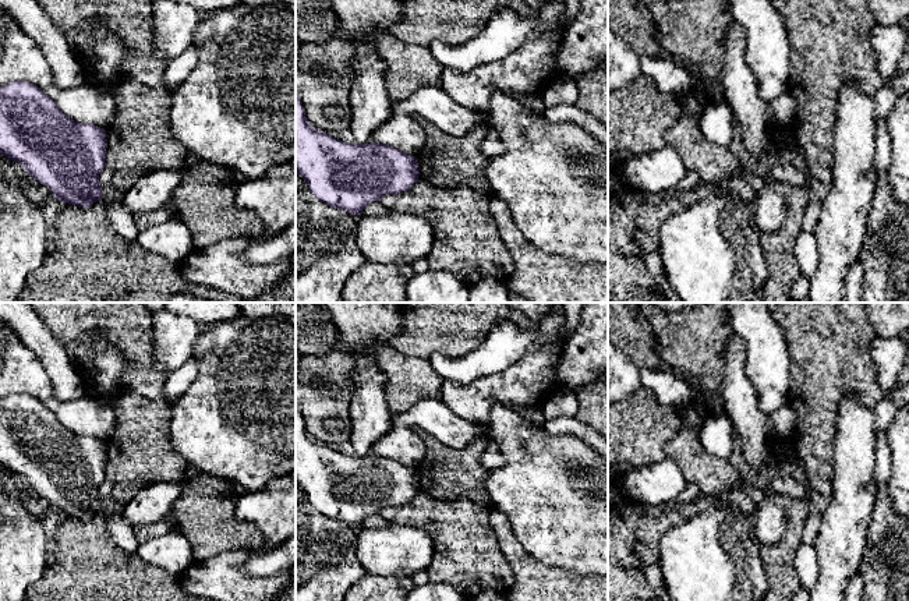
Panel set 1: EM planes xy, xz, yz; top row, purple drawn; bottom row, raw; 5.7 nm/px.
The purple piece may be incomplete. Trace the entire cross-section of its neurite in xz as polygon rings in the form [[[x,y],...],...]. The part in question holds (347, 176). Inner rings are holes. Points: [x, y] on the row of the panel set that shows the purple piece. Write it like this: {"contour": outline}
{"contour": [[[296,93],[296,167],[310,191],[323,204],[361,215],[362,209],[386,194],[400,194],[408,190],[420,174],[415,156],[393,146],[371,144],[347,144],[314,128],[305,109]]]}

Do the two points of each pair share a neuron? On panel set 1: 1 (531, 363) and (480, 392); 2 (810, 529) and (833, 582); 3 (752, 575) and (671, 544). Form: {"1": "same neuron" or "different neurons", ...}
{"1": "same neuron", "2": "different neurons", "3": "same neuron"}

